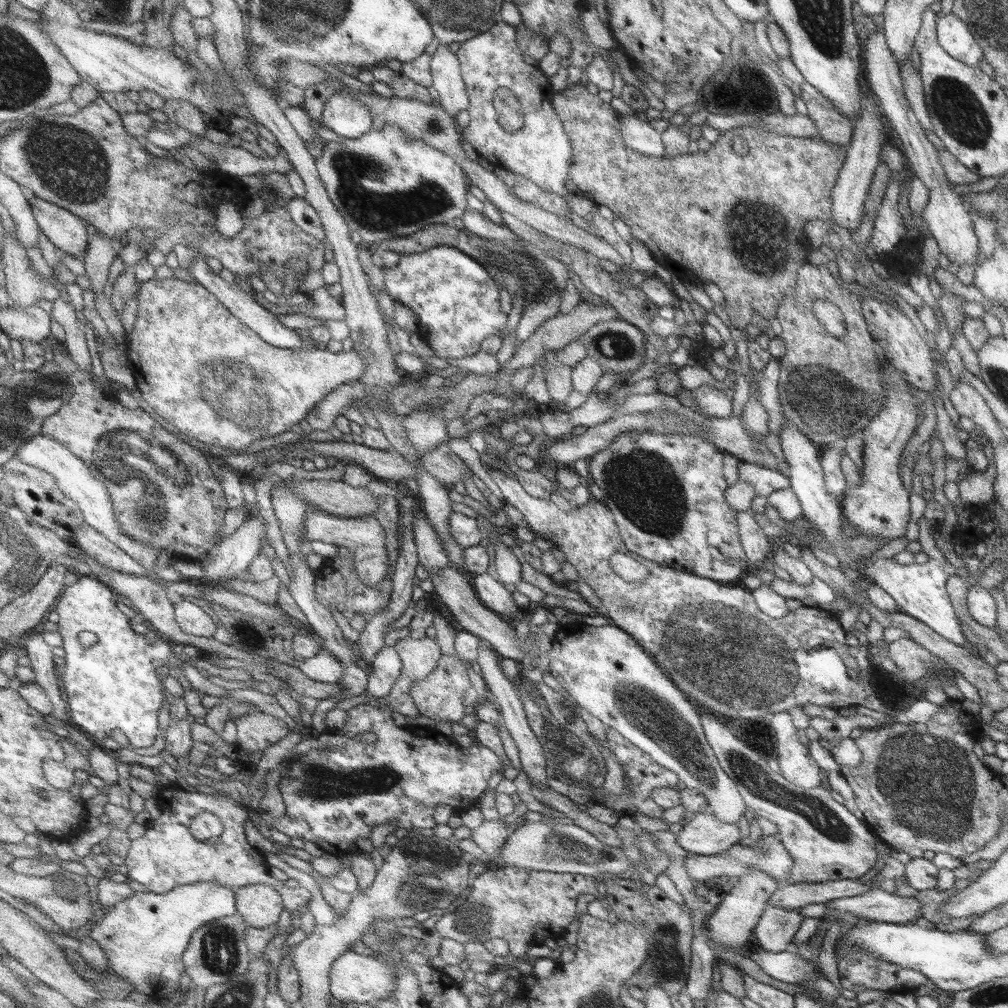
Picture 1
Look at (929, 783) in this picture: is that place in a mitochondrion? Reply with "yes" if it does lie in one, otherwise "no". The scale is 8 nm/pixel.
yes

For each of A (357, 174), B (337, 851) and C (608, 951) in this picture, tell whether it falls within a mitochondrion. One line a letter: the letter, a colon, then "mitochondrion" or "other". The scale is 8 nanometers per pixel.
A: mitochondrion
B: other
C: other

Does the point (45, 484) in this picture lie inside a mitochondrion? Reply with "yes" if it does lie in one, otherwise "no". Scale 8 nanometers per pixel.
no

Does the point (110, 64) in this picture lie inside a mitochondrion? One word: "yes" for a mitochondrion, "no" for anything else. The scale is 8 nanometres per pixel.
no

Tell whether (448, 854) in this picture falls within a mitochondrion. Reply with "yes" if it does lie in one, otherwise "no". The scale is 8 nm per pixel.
yes

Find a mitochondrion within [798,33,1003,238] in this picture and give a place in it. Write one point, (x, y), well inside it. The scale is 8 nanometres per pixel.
(962, 114)

